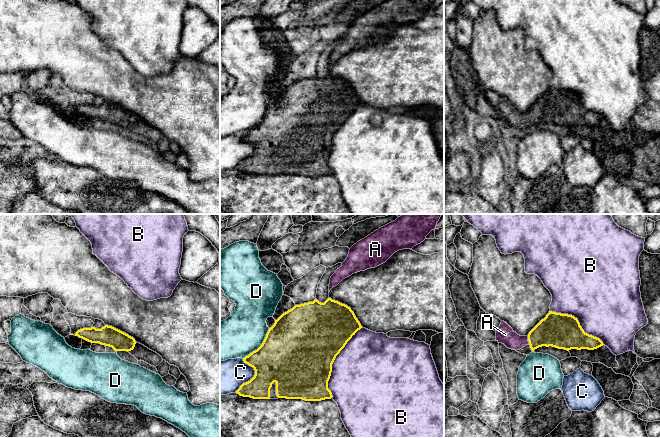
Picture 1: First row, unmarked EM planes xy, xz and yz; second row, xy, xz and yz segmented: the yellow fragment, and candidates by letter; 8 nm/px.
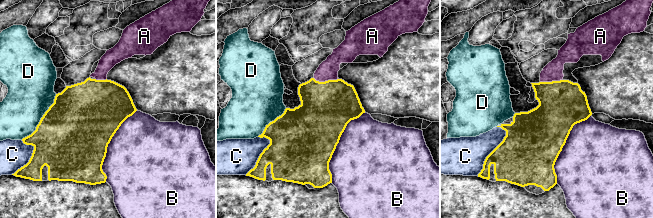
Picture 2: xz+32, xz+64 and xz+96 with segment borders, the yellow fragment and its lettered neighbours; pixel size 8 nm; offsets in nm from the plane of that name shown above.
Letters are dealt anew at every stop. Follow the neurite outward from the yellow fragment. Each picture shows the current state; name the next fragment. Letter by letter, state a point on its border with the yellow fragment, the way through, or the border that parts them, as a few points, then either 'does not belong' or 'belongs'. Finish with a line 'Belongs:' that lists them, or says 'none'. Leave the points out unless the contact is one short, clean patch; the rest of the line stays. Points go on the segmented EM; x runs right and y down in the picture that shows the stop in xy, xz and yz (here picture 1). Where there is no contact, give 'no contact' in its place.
A: meets yellow in yz at (528, 340); runs through yz (557, 330), (528, 340), (511, 340), (505, 334); belongs
B: meets yellow in xz at (333, 361); does not belong
C: meets yellow in xz at (254, 376); does not belong
D: meets yellow in xz at (260, 346); does not belong
Belongs: A

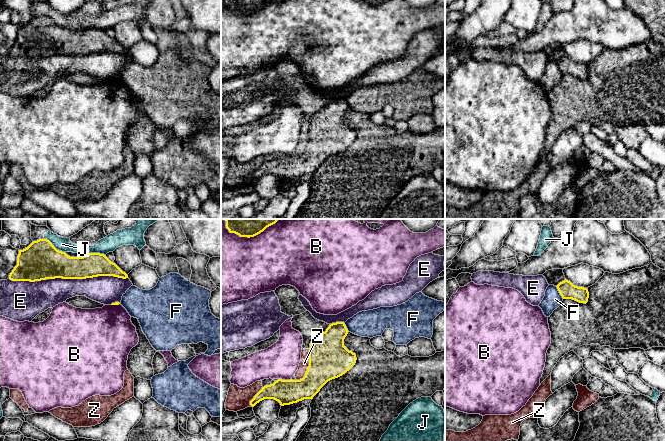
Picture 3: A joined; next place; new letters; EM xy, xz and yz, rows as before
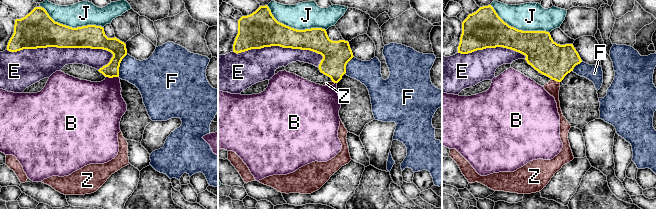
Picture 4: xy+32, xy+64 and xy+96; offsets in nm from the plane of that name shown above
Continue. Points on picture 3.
B: meets yellow in xz at (248, 237); does not belong
E: meets yellow in xy at (68, 278); does not belong
F: meets yellow in yz at (559, 292); border along yz (555, 286), (563, 298); does not belong
J: meets yellow in xy at (53, 246); does not belong
Z: meets yellow in xz at (308, 366); does not belong
Belongs: none

